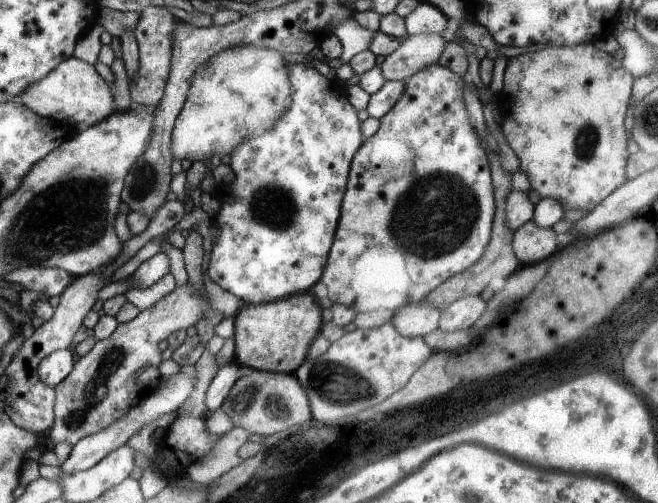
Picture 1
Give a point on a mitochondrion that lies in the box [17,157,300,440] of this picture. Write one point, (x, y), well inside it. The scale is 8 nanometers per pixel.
(112, 359)

